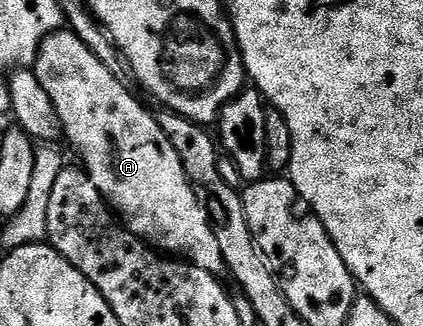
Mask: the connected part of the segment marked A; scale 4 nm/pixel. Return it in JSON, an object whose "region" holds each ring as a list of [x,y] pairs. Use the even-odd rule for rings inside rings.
{"region":[[[64,31],[51,32],[42,42],[40,53],[36,55],[34,71],[46,94],[50,94],[50,102],[54,102],[63,135],[66,140],[68,136],[69,142],[76,147],[81,160],[79,163],[84,171],[88,173],[94,186],[98,186],[109,208],[129,232],[161,253],[183,258],[187,263],[194,264],[217,278],[223,277],[226,265],[222,250],[218,250],[218,238],[214,238],[208,212],[200,203],[200,197],[189,182],[188,175],[184,173],[178,150],[174,150],[171,138],[165,134],[162,126],[158,126],[155,115],[151,111],[148,113],[128,93],[127,86],[92,53],[95,51],[81,42],[75,31]]]}

